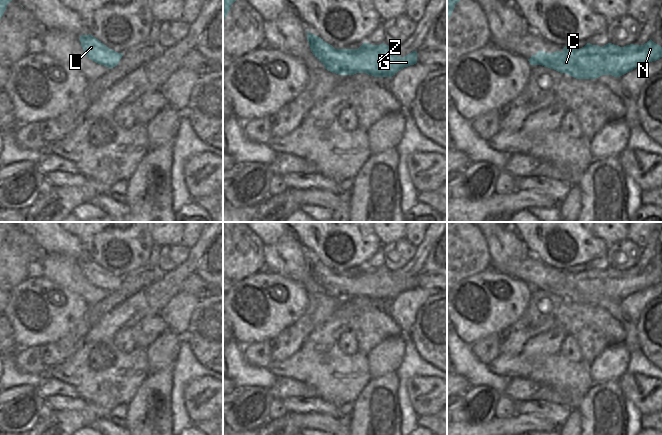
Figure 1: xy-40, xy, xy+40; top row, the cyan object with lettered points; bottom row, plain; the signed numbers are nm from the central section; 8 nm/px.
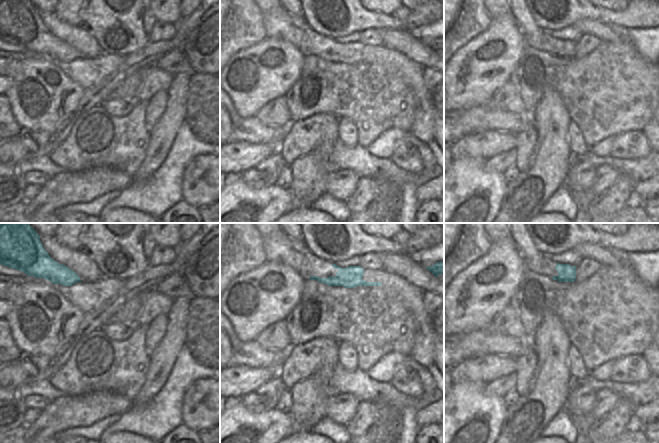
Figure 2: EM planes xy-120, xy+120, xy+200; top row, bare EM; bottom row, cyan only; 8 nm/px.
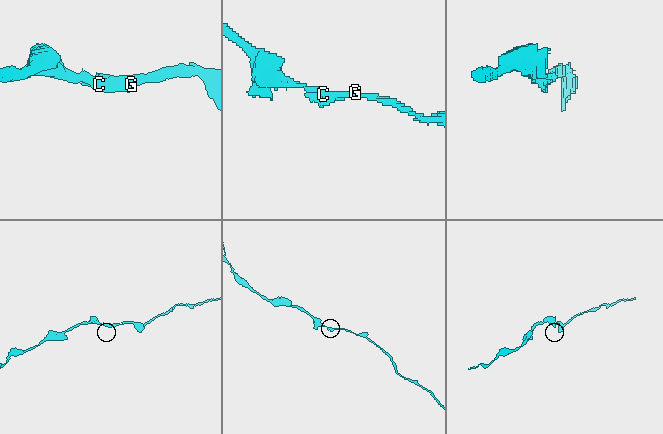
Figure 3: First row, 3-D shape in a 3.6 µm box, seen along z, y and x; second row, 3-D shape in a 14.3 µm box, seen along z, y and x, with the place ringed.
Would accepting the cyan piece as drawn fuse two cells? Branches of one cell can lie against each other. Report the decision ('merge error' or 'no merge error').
no merge error

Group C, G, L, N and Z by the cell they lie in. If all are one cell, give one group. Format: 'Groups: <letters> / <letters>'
Groups: C G L N Z

